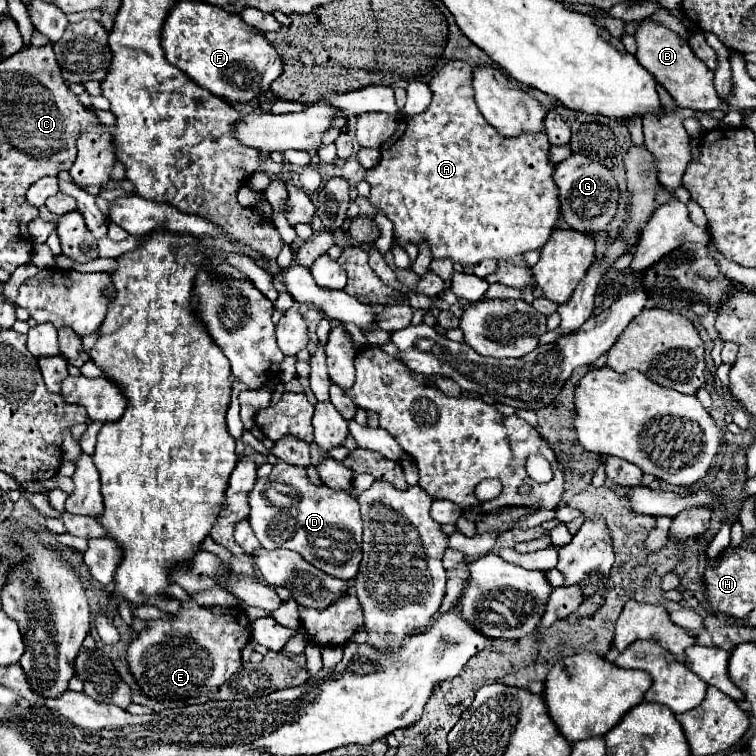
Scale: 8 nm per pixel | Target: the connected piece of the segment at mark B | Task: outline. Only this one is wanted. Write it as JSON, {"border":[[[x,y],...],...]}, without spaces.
{"border":[[[644,20],[636,32],[636,42],[638,42],[638,52],[636,58],[638,62],[650,70],[650,74],[670,92],[676,104],[680,108],[692,108],[692,110],[722,110],[730,112],[730,106],[726,100],[722,100],[714,88],[714,72],[702,64],[700,58],[694,56],[686,40],[682,40],[676,32],[670,28],[656,24],[652,20]]]}

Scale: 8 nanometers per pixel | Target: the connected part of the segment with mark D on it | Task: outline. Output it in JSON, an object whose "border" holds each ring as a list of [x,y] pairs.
{"border":[[[278,462],[268,478],[258,478],[250,492],[248,522],[262,548],[288,548],[332,578],[352,580],[358,572],[362,552],[362,516],[358,500],[346,490],[312,484],[304,466]]]}

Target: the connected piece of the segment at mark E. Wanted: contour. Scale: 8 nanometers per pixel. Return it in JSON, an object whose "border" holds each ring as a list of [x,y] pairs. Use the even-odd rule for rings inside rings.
{"border":[[[186,600],[174,620],[150,620],[150,626],[128,646],[128,664],[146,696],[156,700],[196,698],[198,694],[206,694],[232,678],[232,674],[242,666],[240,650],[248,644],[250,636],[250,622],[238,606],[198,606],[194,600]]]}

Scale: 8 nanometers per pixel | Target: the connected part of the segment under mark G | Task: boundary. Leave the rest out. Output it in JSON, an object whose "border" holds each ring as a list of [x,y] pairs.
{"border":[[[572,154],[558,164],[554,172],[554,182],[560,188],[560,210],[570,228],[578,232],[600,232],[614,218],[620,190],[610,168],[594,162],[588,156]]]}

